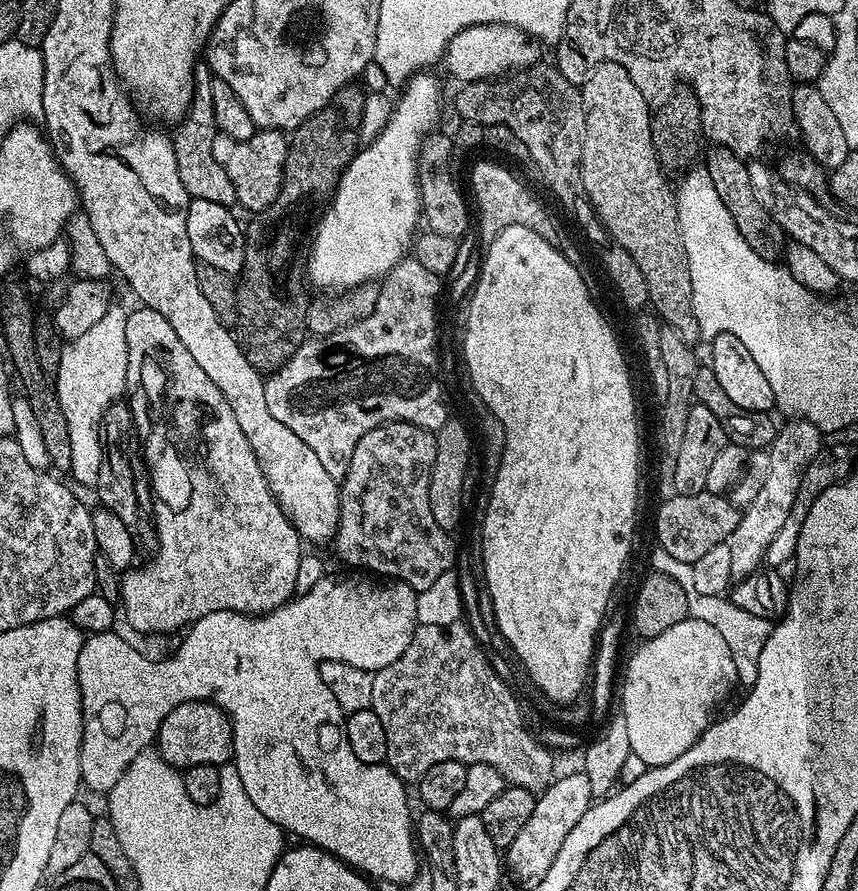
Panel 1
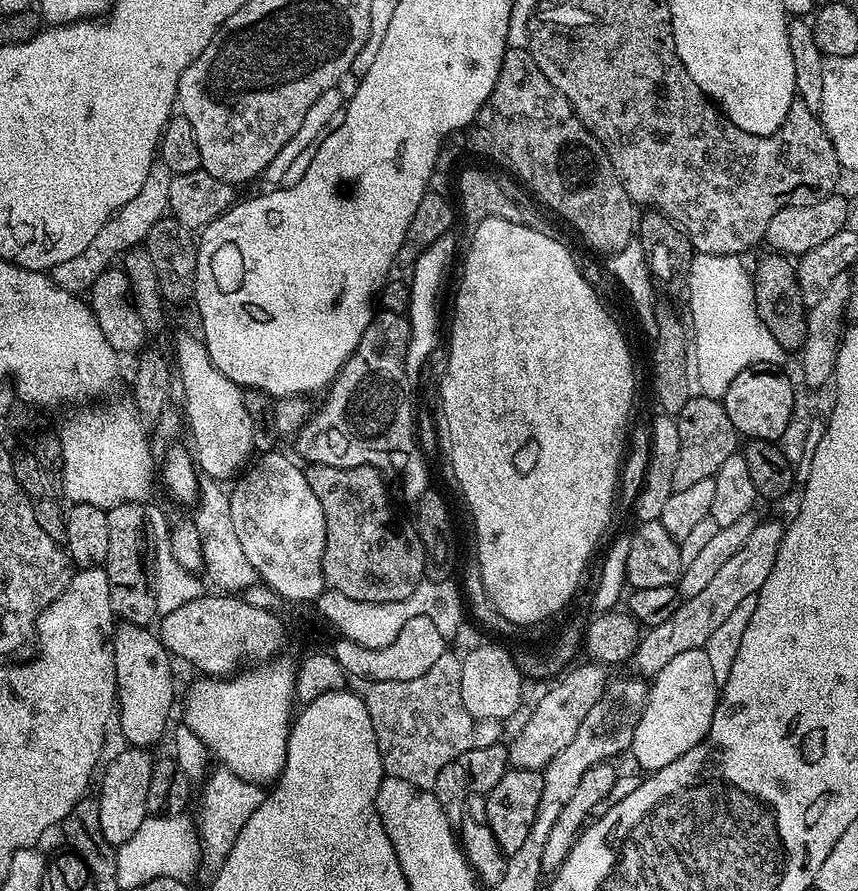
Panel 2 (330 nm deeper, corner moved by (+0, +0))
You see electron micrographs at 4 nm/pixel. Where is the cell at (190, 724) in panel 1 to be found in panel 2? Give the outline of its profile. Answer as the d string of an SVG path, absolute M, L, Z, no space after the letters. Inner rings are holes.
M125 747L121 756L116 756L108 764L104 772L104 781L100 784L98 799L100 802L100 829L114 846L126 843L142 826L142 822L149 815L148 795L150 794L150 780L154 756L151 751L143 748Z

